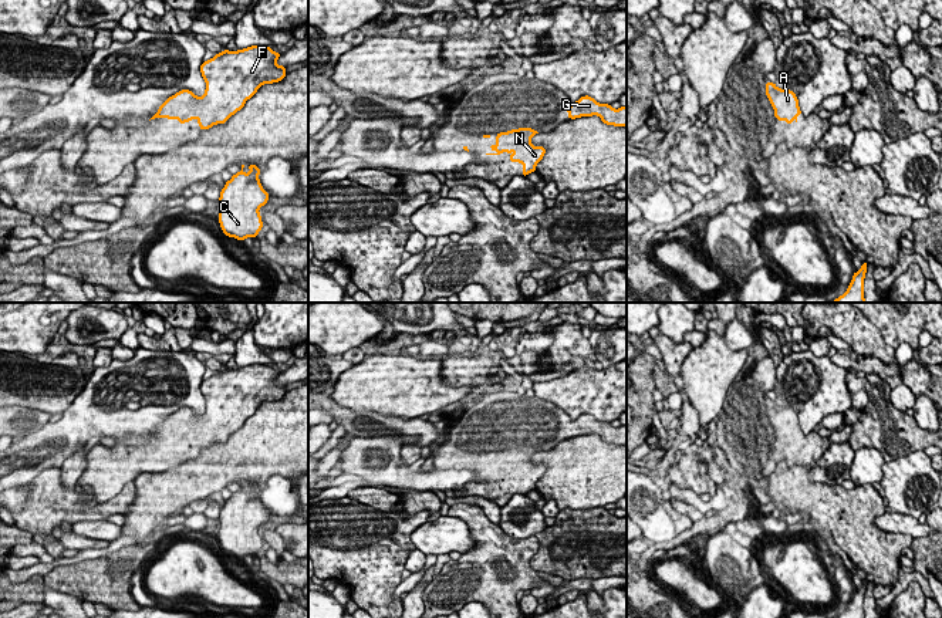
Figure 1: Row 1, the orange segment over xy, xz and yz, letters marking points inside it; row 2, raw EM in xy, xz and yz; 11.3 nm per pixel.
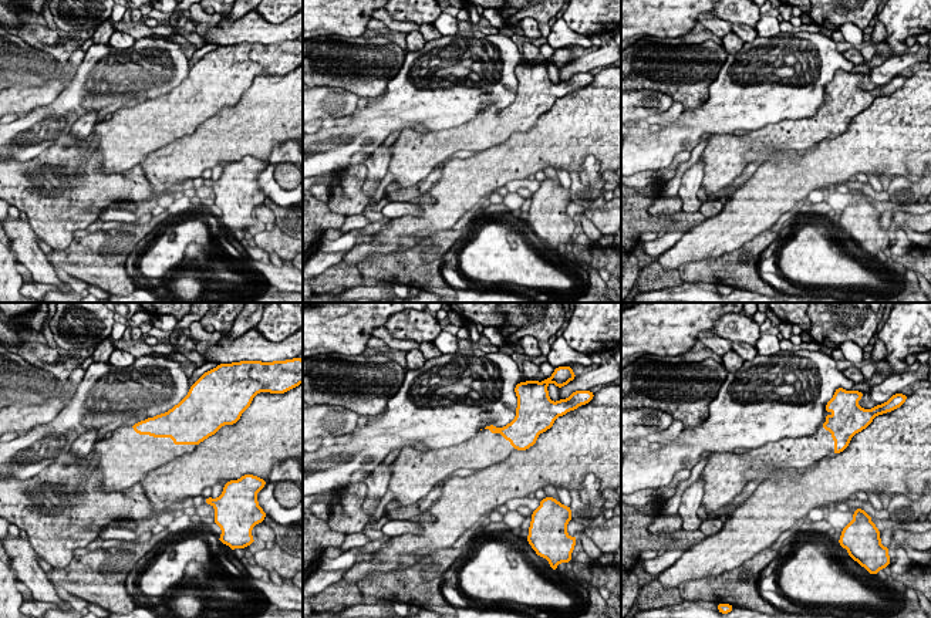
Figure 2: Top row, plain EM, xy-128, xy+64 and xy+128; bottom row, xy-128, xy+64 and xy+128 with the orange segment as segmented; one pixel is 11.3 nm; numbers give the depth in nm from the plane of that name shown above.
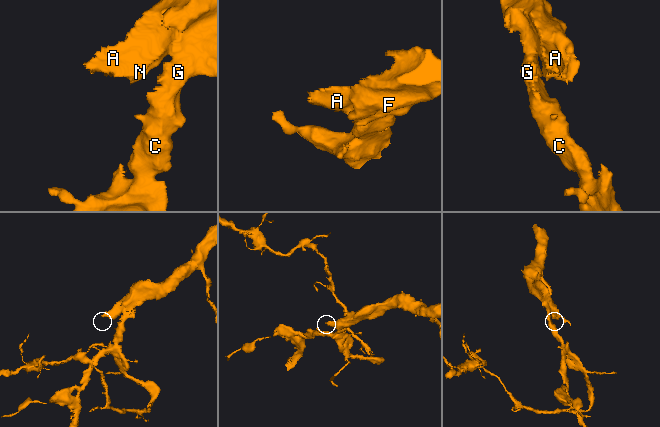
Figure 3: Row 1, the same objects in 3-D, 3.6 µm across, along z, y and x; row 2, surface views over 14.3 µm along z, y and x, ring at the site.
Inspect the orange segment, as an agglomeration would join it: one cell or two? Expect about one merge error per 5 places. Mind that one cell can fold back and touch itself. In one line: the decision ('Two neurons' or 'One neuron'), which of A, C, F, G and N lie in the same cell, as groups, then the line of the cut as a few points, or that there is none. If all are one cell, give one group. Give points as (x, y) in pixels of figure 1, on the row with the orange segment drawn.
One neuron. Groups: A C F G N. No split

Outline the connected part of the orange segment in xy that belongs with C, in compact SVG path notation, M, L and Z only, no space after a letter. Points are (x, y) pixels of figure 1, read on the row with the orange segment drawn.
M247 165L250 172L242 170L232 175L220 192L219 223L223 233L243 242L246 237L257 237L263 227L259 209L269 202L267 193L259 179L260 168Z

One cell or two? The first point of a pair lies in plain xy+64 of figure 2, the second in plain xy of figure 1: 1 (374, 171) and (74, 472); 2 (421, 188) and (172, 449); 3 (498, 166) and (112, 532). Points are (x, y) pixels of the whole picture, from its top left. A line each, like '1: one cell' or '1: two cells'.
1: one cell
2: two cells
3: two cells

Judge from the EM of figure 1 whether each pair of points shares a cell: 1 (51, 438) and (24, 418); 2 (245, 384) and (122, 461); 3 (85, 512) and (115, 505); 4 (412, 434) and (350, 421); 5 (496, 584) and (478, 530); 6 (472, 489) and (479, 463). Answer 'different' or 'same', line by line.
1: different
2: same
3: same
4: same
5: same
6: same

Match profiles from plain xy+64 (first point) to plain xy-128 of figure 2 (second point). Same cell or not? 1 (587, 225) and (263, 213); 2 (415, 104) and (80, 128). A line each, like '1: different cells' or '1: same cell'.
1: same cell
2: different cells

